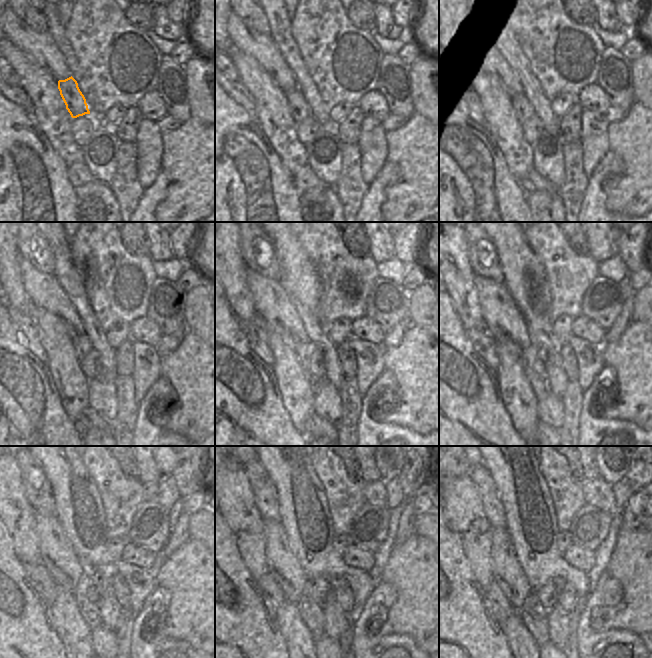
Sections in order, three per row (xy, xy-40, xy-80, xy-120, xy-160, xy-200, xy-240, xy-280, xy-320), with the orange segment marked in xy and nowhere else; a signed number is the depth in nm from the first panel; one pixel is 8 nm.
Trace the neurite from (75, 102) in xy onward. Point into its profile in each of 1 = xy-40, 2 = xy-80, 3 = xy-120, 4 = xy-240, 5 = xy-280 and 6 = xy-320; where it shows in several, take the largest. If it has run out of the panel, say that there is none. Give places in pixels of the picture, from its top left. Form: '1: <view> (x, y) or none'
1: xy-40 (299, 108)
2: xy-80 (524, 110)
3: xy-120 (82, 345)
4: xy-240 (90, 612)
5: xy-280 (312, 615)
6: xy-320 (534, 616)

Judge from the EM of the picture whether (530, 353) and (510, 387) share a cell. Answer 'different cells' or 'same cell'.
different cells

